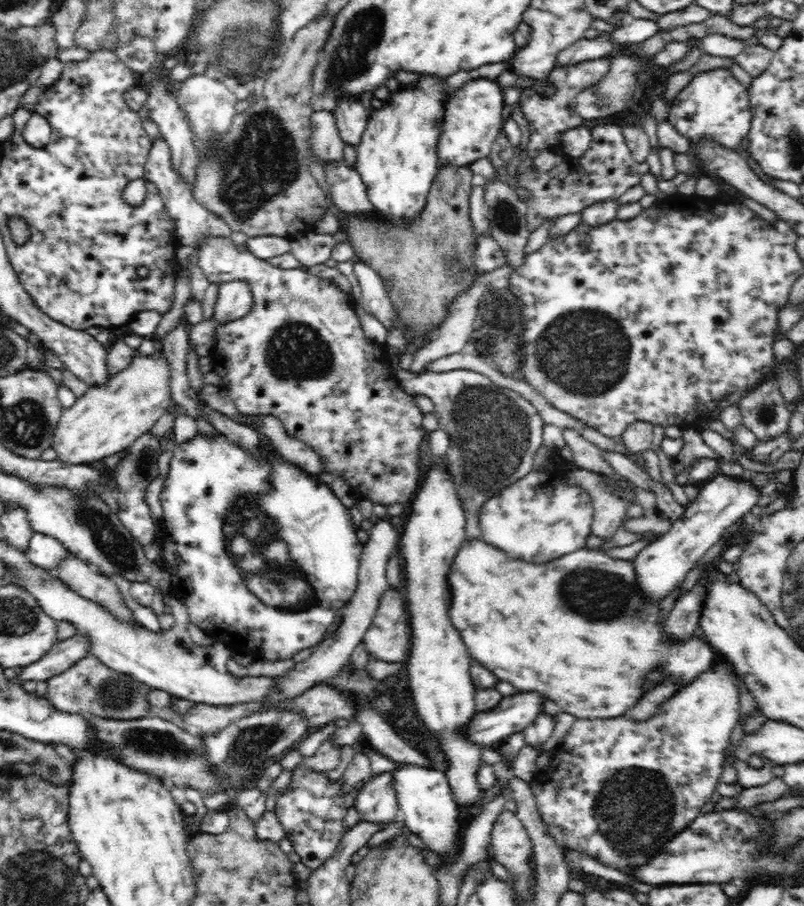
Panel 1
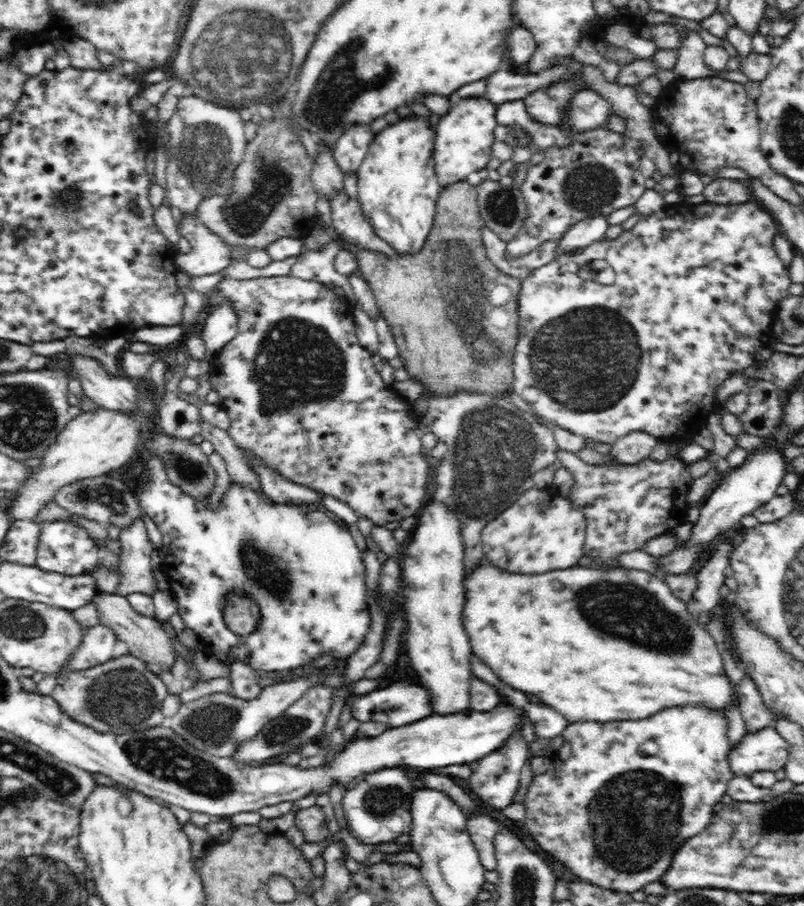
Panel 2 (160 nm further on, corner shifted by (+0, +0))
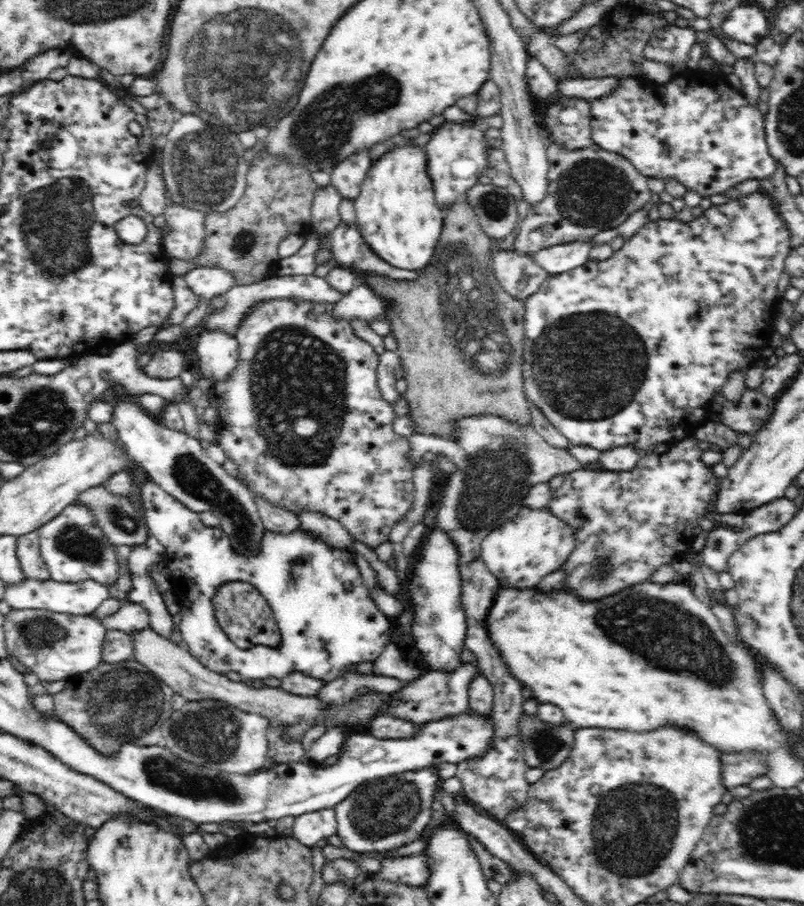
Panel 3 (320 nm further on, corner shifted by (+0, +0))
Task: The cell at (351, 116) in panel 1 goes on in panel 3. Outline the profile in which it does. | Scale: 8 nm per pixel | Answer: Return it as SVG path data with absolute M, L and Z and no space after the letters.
M360 150L333 168L330 172L331 184L342 195L342 199L356 201L372 164L368 150Z

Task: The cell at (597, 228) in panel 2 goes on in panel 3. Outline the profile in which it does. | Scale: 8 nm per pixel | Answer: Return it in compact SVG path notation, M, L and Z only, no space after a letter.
M594 240L557 245L542 248L542 250L530 253L529 256L535 260L547 272L547 276L554 276L560 272L568 272L588 259L588 253L593 247Z

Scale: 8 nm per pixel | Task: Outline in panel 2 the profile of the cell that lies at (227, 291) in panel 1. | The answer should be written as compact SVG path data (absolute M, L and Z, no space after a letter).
M230 300L209 312L201 330L205 360L211 361L238 334L238 319Z

